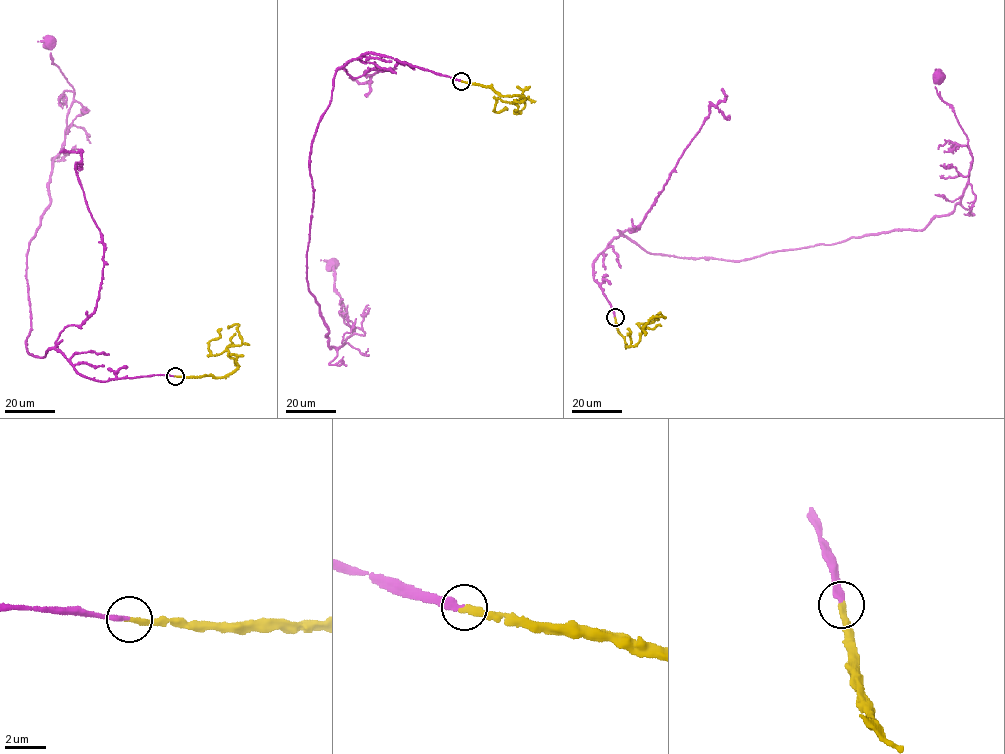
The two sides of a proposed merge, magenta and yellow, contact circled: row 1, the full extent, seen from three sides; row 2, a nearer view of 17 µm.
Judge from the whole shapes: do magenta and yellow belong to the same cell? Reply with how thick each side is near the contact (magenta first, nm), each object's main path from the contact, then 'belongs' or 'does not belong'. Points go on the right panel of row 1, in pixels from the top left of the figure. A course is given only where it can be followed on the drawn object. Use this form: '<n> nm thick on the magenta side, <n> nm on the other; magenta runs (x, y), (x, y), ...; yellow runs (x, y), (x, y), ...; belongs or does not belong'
280 nm thick on the magenta side, 320 nm on the other; magenta runs (615, 318), (594, 264), (620, 234), (656, 254), (746, 260), (922, 230), (950, 213), (972, 162), (939, 77); yellow runs (615, 318), (618, 333), (628, 347), (639, 341), (643, 328), (639, 325), (657, 320), (657, 315), (661, 313); belongs

